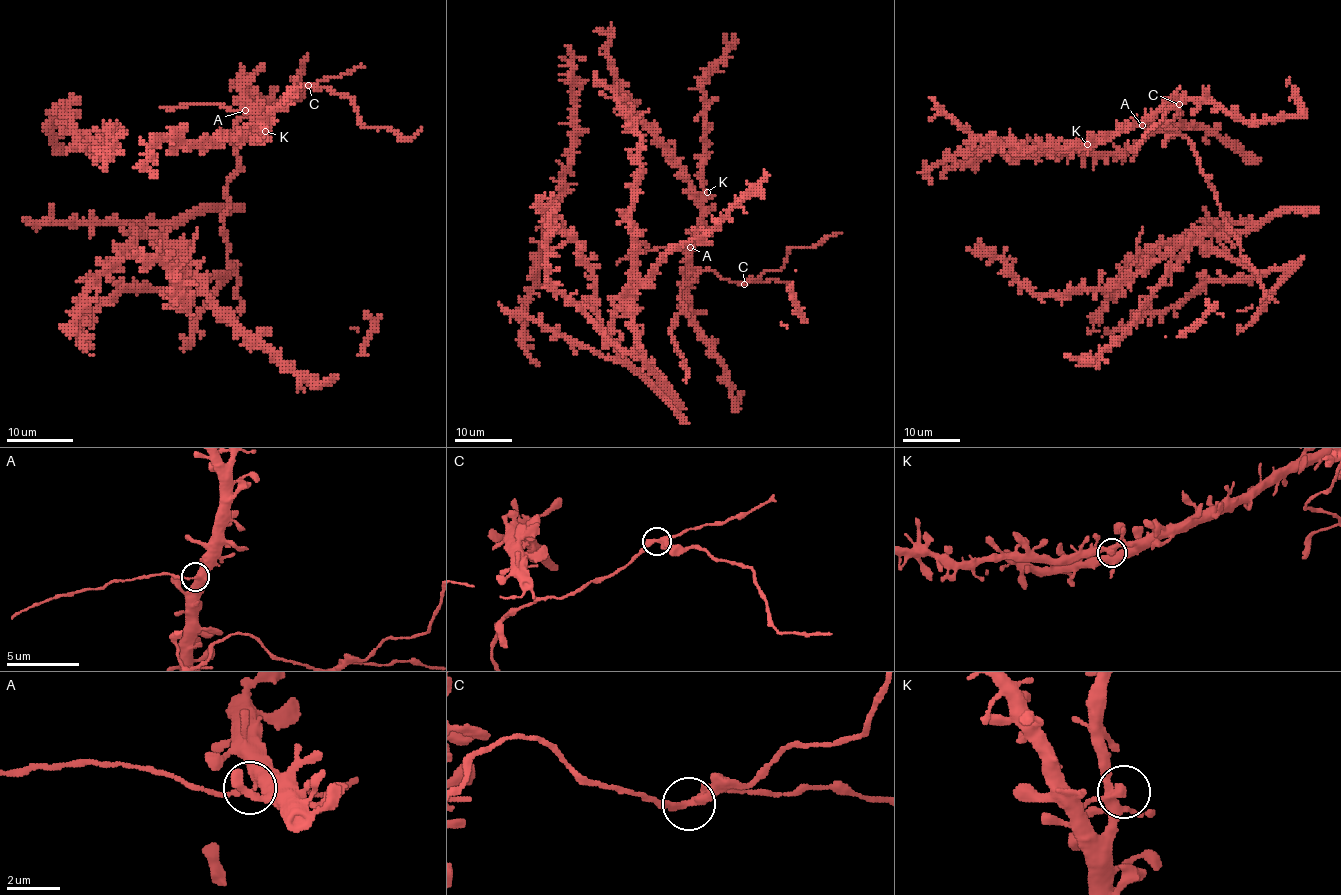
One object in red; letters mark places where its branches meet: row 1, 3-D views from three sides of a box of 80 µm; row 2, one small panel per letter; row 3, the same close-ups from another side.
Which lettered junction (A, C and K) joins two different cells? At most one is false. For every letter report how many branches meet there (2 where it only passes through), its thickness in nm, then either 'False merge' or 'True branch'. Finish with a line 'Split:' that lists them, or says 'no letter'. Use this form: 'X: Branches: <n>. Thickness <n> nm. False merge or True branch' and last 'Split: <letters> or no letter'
A: Branches: 3. Thickness 300 nm. True branch
C: Branches: 3. Thickness 280 nm. False merge
K: Branches: 3. Thickness 260 nm. True branch
Split: C

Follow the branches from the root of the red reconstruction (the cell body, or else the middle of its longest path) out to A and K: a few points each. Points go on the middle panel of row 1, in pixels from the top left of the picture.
A: (692, 283), (688, 283), (690, 247)
K: (692, 283), (688, 283), (688, 254), (697, 241), (707, 192)

